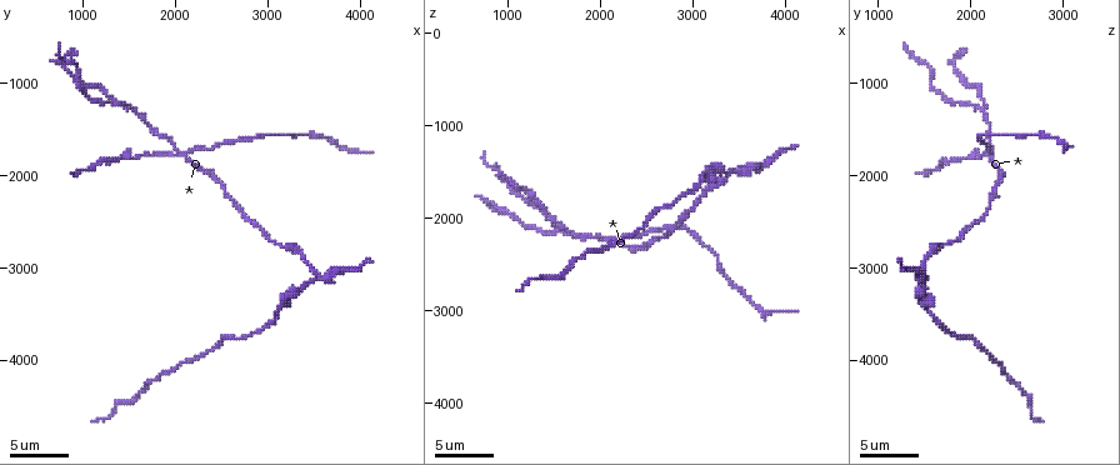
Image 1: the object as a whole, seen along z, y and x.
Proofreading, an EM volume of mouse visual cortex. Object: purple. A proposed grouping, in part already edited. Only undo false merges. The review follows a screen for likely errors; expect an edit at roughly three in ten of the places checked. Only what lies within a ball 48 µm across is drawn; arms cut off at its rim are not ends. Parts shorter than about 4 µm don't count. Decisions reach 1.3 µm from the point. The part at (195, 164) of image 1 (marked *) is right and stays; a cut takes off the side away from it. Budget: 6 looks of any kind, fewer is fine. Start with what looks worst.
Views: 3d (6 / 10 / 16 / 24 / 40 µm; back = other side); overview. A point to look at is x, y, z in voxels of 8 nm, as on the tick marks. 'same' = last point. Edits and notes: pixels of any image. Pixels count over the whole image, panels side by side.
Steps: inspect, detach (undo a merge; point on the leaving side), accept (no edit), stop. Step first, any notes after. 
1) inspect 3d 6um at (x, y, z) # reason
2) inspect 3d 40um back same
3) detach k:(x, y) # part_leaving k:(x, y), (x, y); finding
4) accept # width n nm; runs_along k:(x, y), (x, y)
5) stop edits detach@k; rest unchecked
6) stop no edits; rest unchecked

inspect 3d 10um at (3550, 3100, 1500) # three-way junction

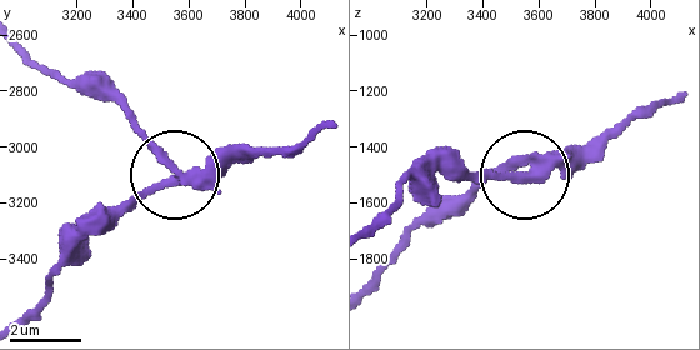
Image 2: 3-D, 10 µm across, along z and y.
inspect 3d 10um back at (3540, 3120, 1500)

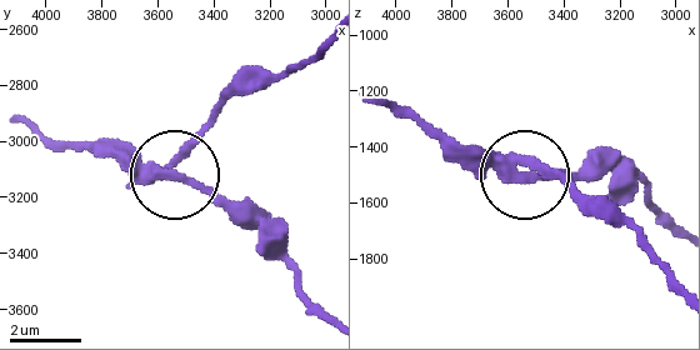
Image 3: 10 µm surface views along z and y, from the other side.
detach 3:(206, 188) # part_leaving 3:(159, 176), (204, 183), (249, 213), (320, 310); two neurons meet here

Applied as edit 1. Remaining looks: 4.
inspect 3d 6um at (1550, 1300, 2100) # two arms in line, one across

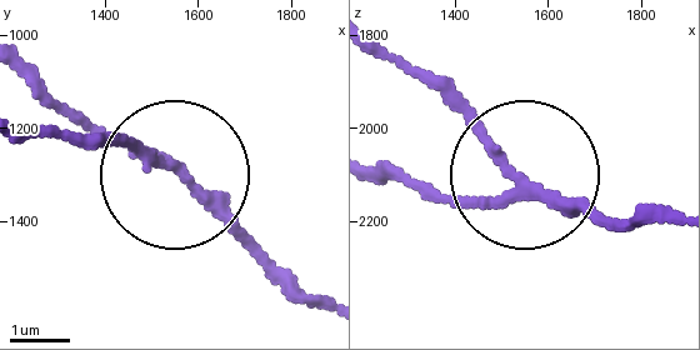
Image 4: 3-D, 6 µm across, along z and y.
detach 4:(116, 134) # part_leaving 4:(168, 160), (24, 130); a second neuron is stuck on

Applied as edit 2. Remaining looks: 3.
inspect overview

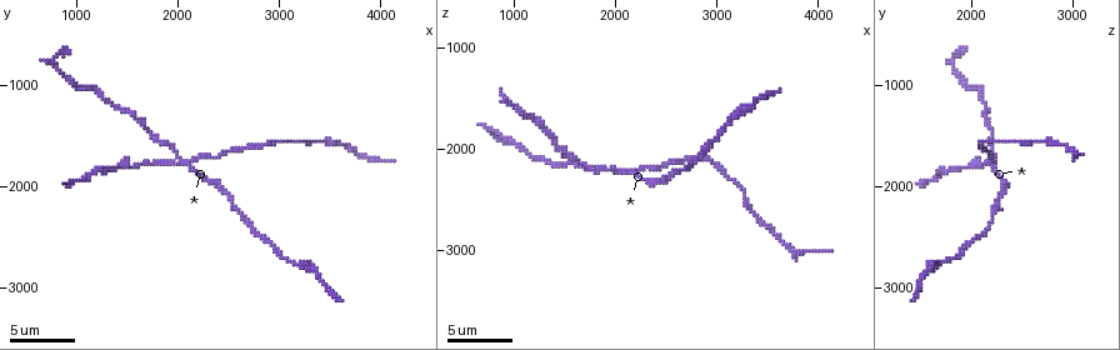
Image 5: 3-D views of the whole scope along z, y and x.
inspect 3d 6um at (840, 840, 1840) # two arms in line, one across

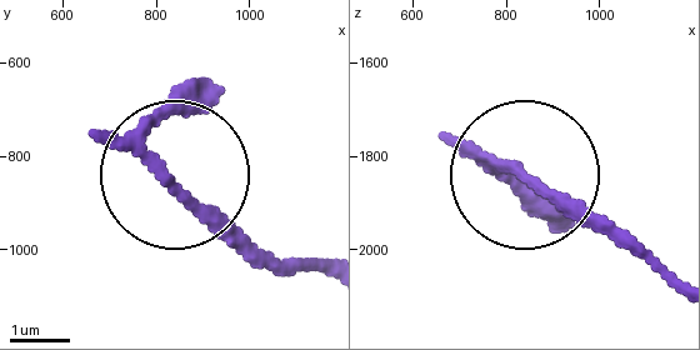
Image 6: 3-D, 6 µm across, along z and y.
accept # runs_along 6:(325, 275), (280, 265), (175, 181), (150, 121), (185, 81); one neuron here

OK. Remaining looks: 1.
stop edits detach@3, detach@4; rest unchecked

